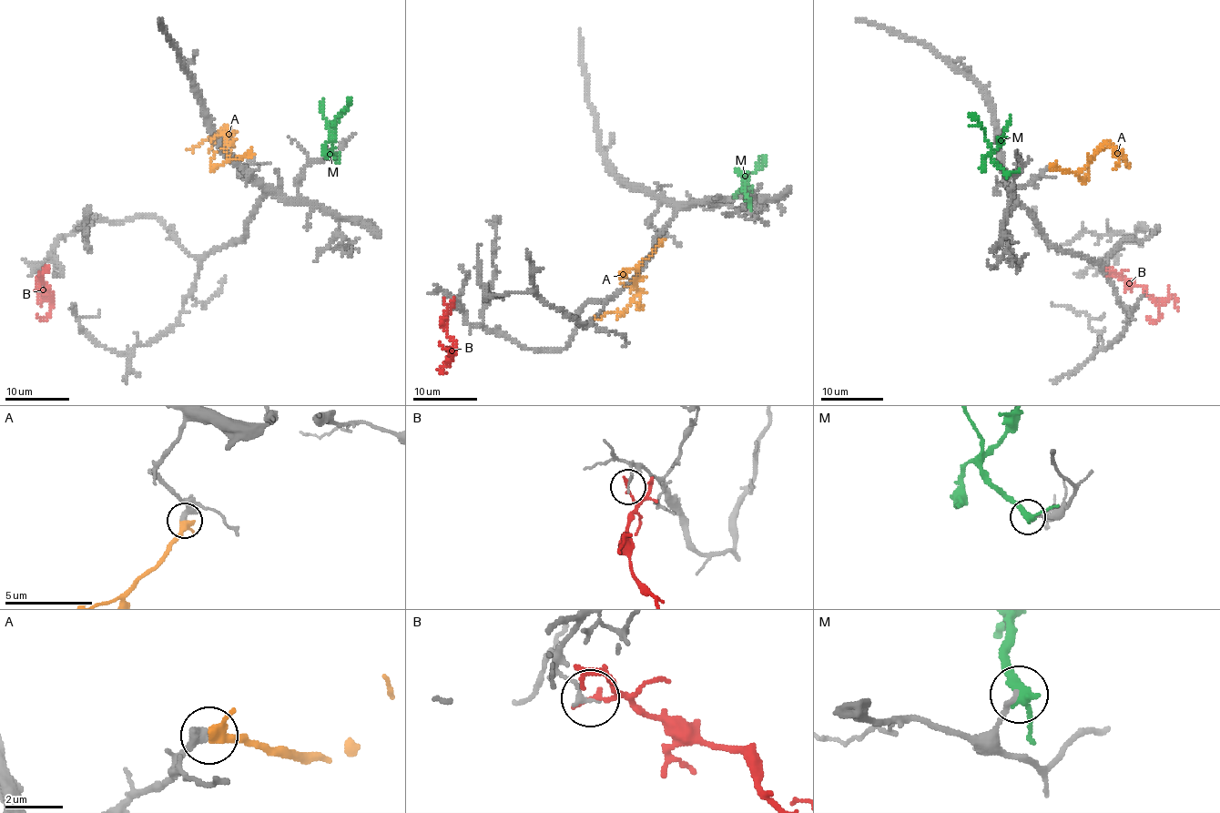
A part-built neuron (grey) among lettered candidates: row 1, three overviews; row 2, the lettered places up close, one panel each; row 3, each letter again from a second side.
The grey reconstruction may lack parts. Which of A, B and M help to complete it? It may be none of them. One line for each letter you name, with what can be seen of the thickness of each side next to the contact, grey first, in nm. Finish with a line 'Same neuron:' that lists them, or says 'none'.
A: 460 nm thick on the grey side, 360 nm on the other
Same neuron: A

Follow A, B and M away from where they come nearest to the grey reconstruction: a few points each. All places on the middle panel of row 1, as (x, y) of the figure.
A: (659, 240), (659, 245), (638, 269), (634, 279), (637, 289), (635, 298), (623, 311), (595, 317)
B: (444, 301), (445, 332), (453, 342), (452, 357), (438, 342)
M: (747, 198), (748, 174), (762, 167), (767, 157)

